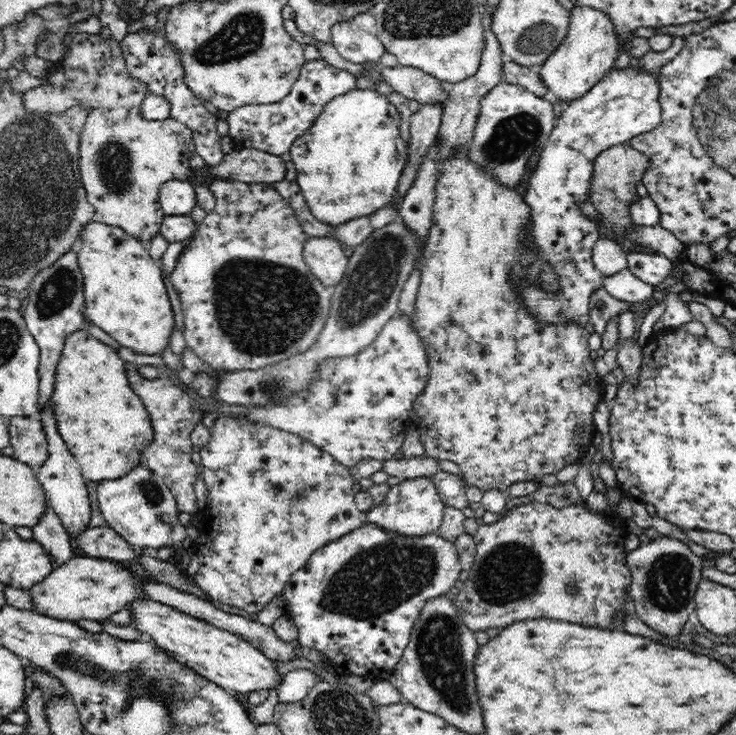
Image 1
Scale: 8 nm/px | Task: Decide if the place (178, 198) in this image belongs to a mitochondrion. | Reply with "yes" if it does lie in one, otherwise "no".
no

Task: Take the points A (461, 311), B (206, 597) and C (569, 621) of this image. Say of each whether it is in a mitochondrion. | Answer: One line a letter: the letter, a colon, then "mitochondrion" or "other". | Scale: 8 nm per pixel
A: other
B: other
C: other

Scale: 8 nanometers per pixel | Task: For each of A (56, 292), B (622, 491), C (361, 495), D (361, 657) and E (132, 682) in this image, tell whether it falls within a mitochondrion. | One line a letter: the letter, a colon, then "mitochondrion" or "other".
A: mitochondrion
B: other
C: other
D: other
E: mitochondrion

